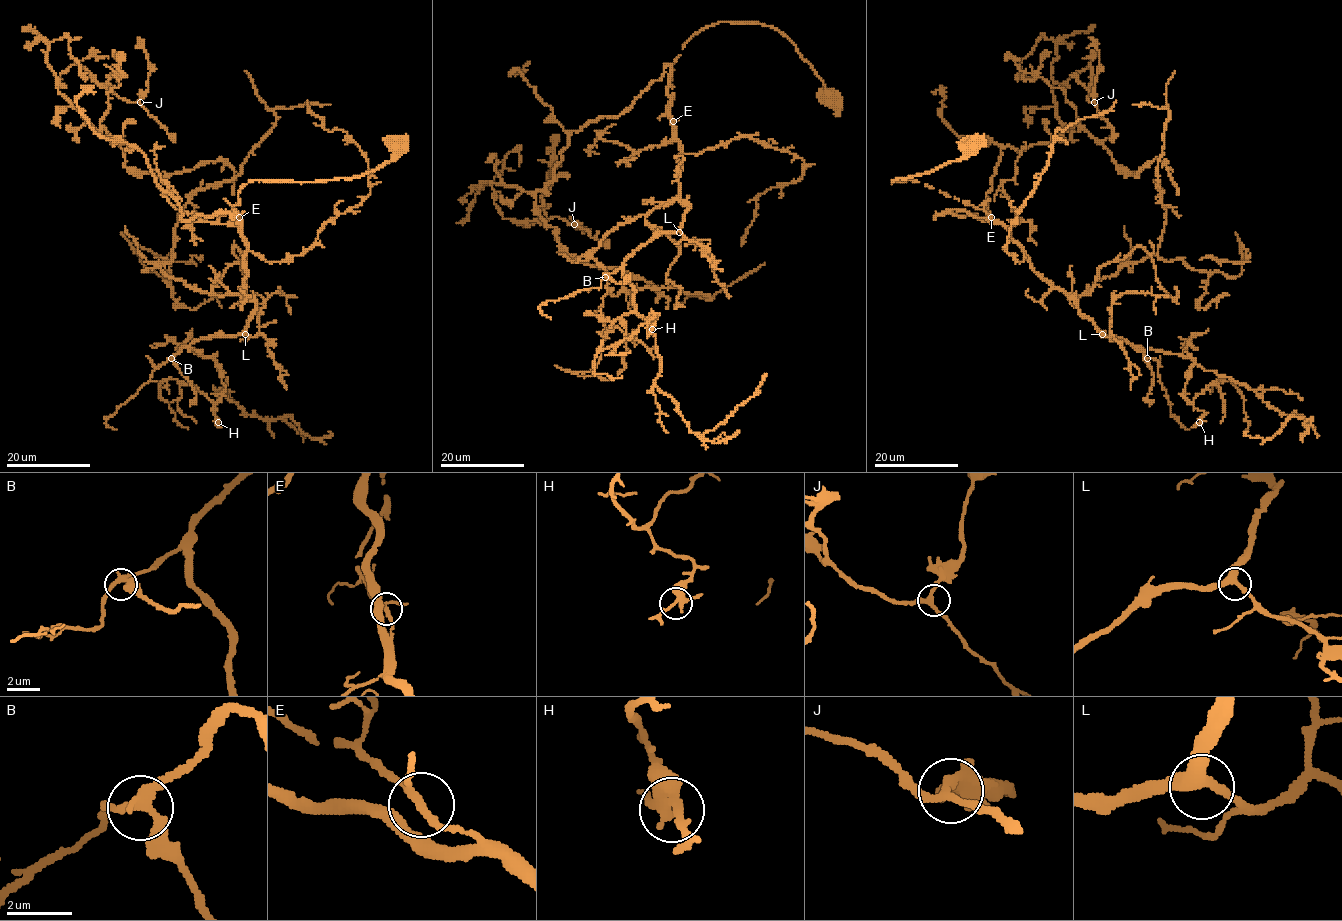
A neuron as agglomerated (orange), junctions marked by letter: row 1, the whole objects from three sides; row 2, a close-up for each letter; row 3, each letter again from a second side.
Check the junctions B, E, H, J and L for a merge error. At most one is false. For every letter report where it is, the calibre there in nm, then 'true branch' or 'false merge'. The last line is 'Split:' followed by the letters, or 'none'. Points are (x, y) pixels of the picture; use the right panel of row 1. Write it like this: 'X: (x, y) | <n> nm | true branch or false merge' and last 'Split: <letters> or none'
B: (1147, 358) | 260 nm | true branch
E: (991, 217) | 220 nm | true branch
H: (1199, 422) | 300 nm | true branch
J: (1094, 102) | 240 nm | true branch
L: (1102, 334) | 380 nm | true branch
Split: none

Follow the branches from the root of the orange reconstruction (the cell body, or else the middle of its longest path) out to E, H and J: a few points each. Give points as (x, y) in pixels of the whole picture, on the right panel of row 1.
E: (969, 147), (967, 154), (959, 160), (892, 181), (916, 180), (981, 209), (992, 217)
H: (969, 147), (892, 181), (998, 220), (1102, 335), (1190, 357), (1183, 396), (1199, 422)
J: (969, 147), (892, 181), (998, 222), (935, 216), (986, 219), (1054, 83), (1094, 102)

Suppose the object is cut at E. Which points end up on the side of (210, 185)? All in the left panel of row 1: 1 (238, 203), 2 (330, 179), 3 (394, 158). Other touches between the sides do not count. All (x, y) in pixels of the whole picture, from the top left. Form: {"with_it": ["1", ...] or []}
{"with_it": []}

